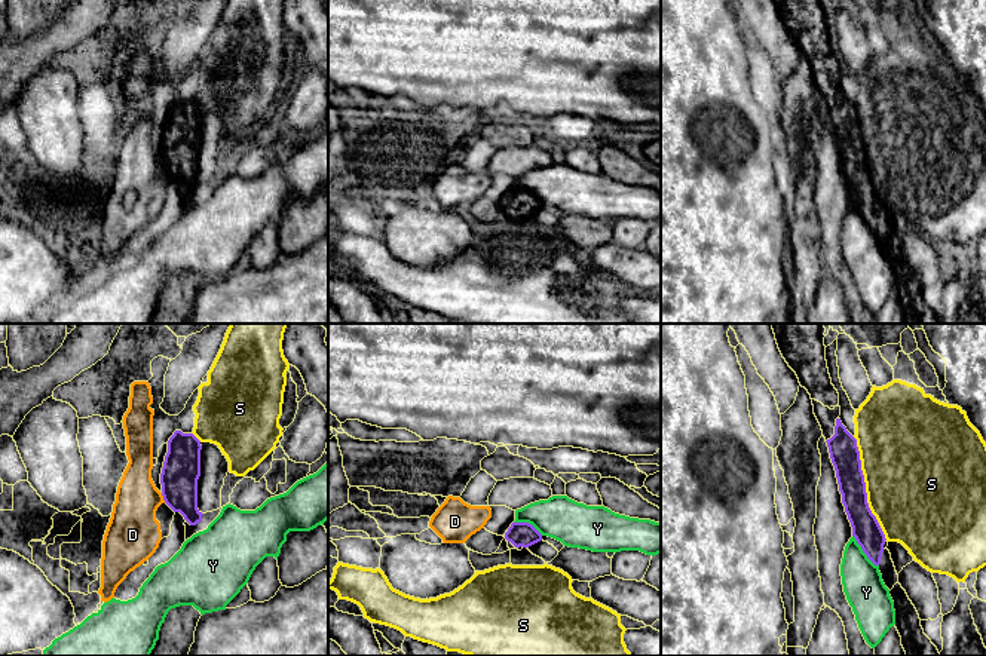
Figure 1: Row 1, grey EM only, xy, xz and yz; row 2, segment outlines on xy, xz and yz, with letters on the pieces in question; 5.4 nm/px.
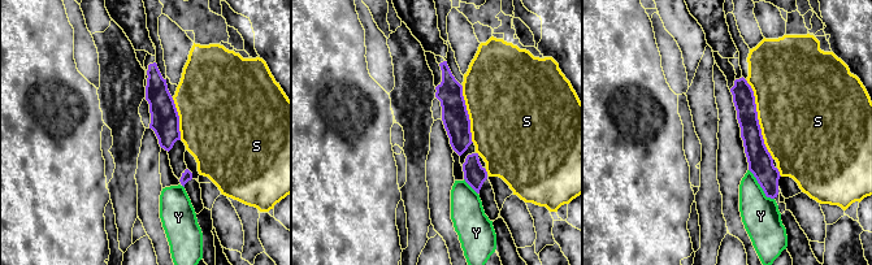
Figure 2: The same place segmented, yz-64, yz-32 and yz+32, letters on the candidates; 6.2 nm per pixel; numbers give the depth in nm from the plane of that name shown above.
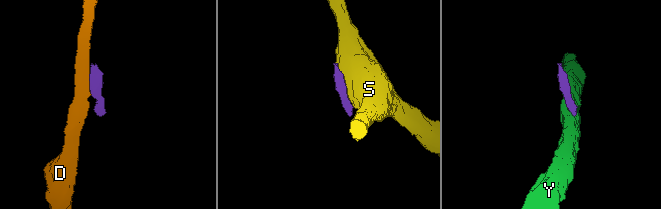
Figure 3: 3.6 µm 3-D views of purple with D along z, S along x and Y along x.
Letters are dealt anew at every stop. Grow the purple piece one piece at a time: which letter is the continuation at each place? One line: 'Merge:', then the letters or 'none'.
Merge: none

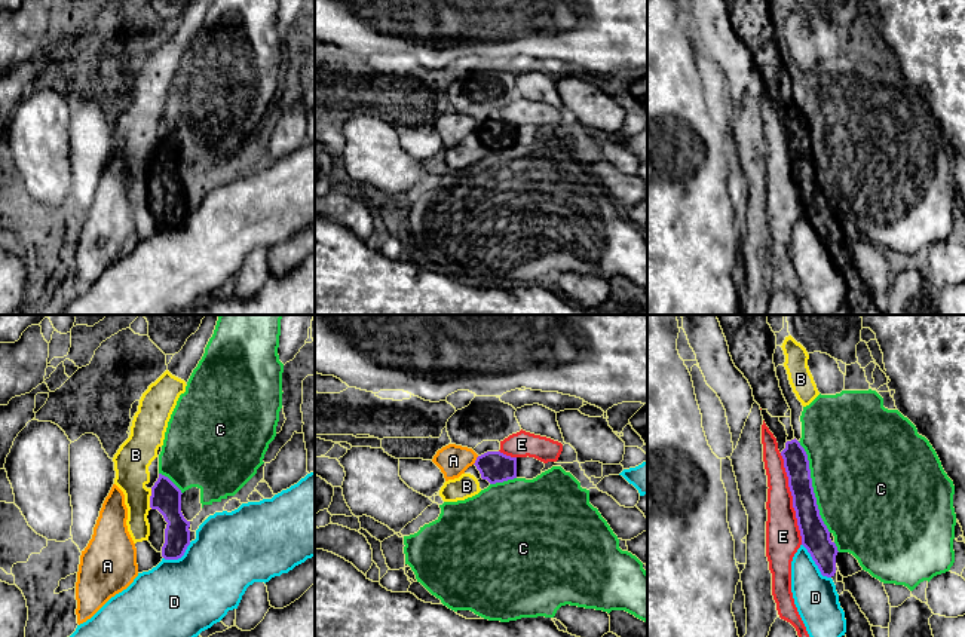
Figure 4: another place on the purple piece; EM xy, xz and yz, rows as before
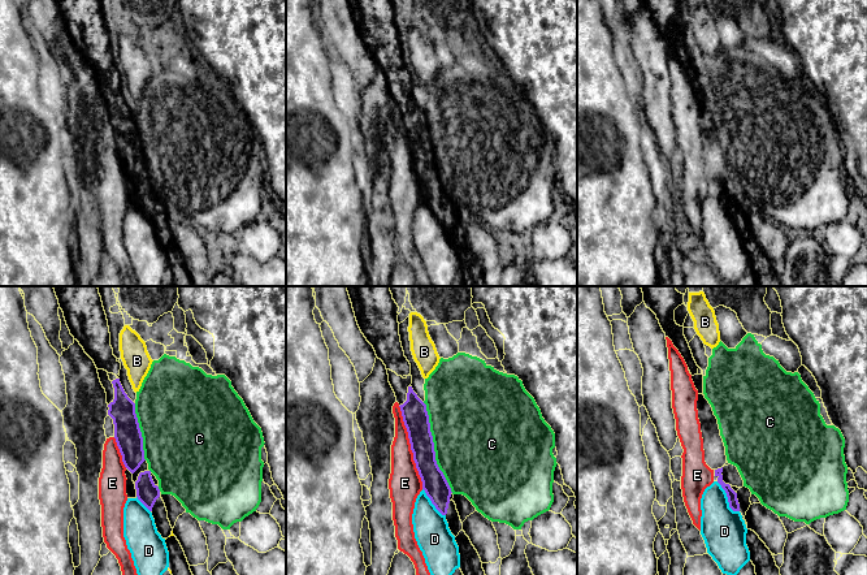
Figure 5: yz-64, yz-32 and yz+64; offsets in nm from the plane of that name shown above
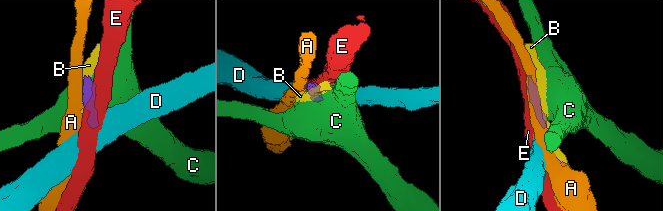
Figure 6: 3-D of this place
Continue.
Merge: none

